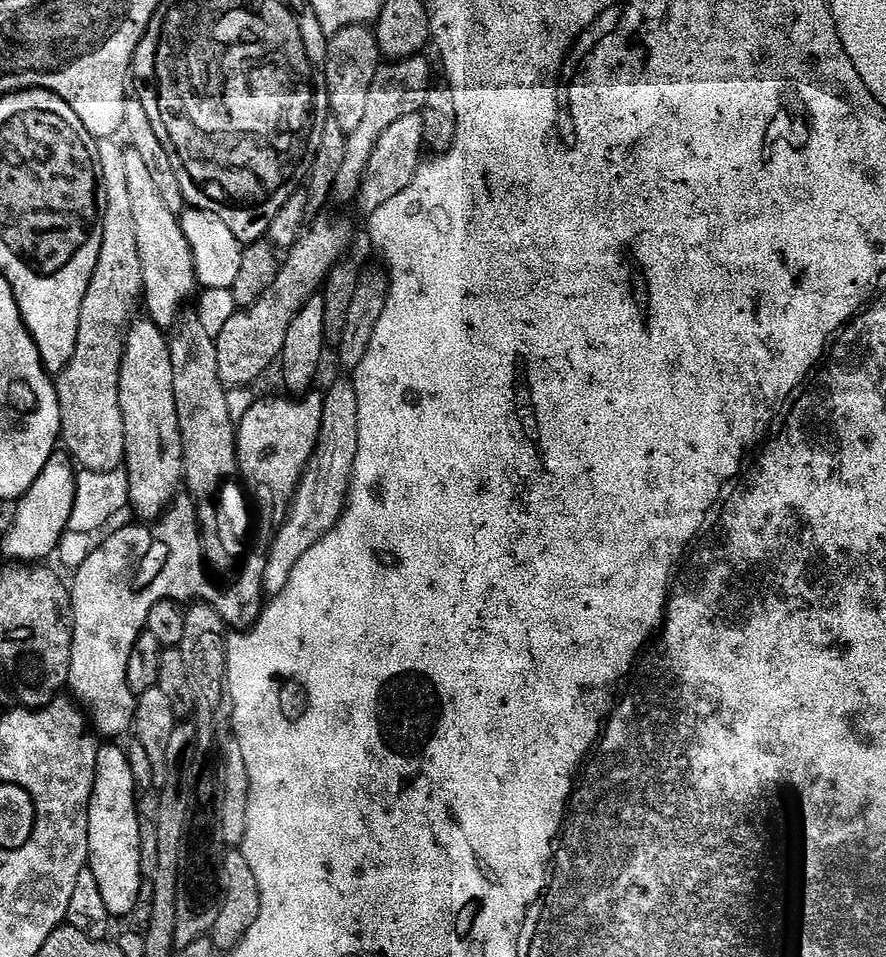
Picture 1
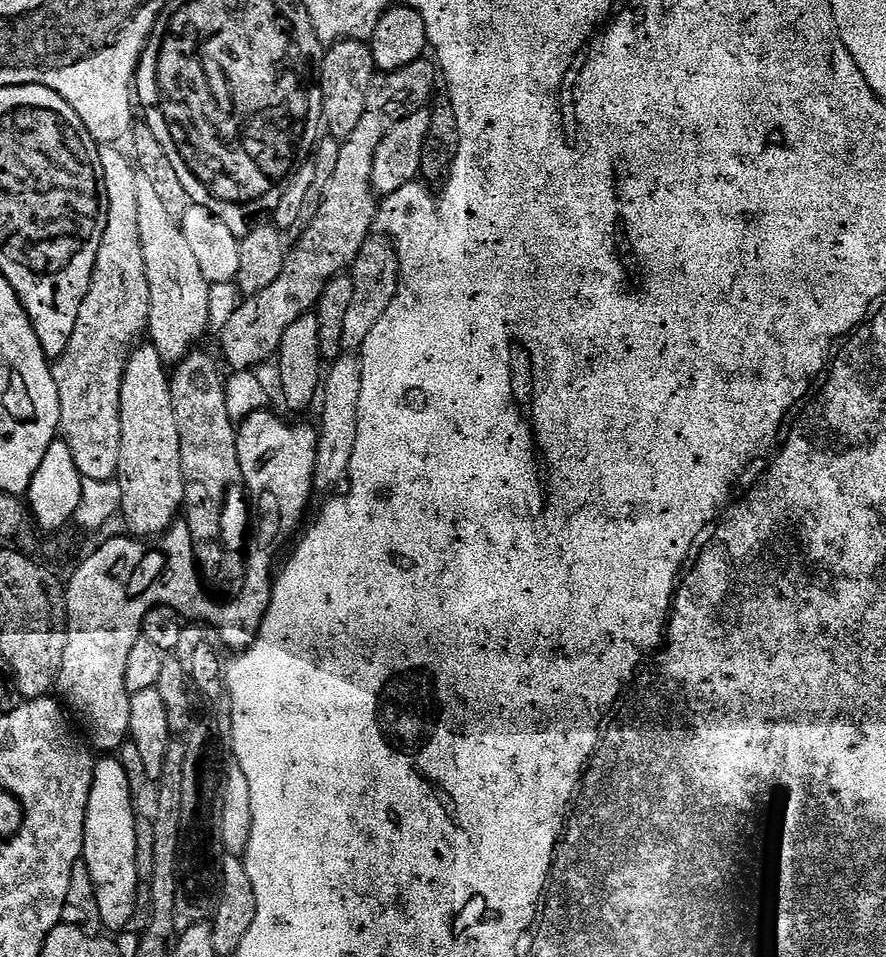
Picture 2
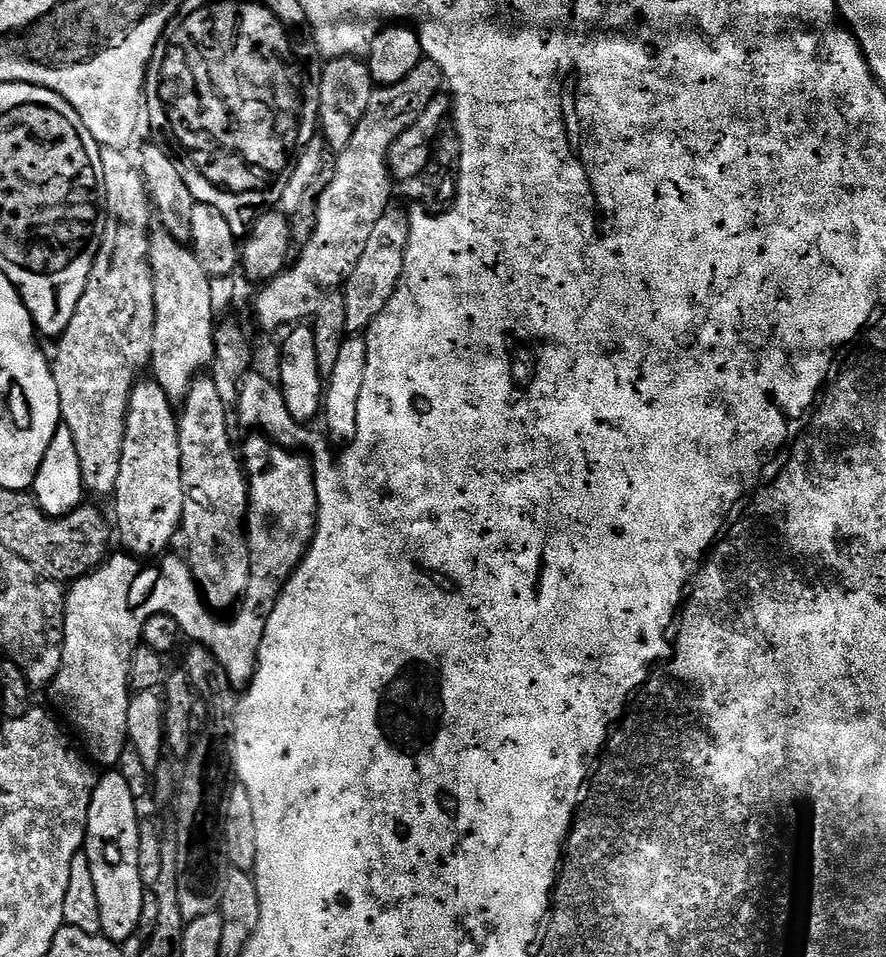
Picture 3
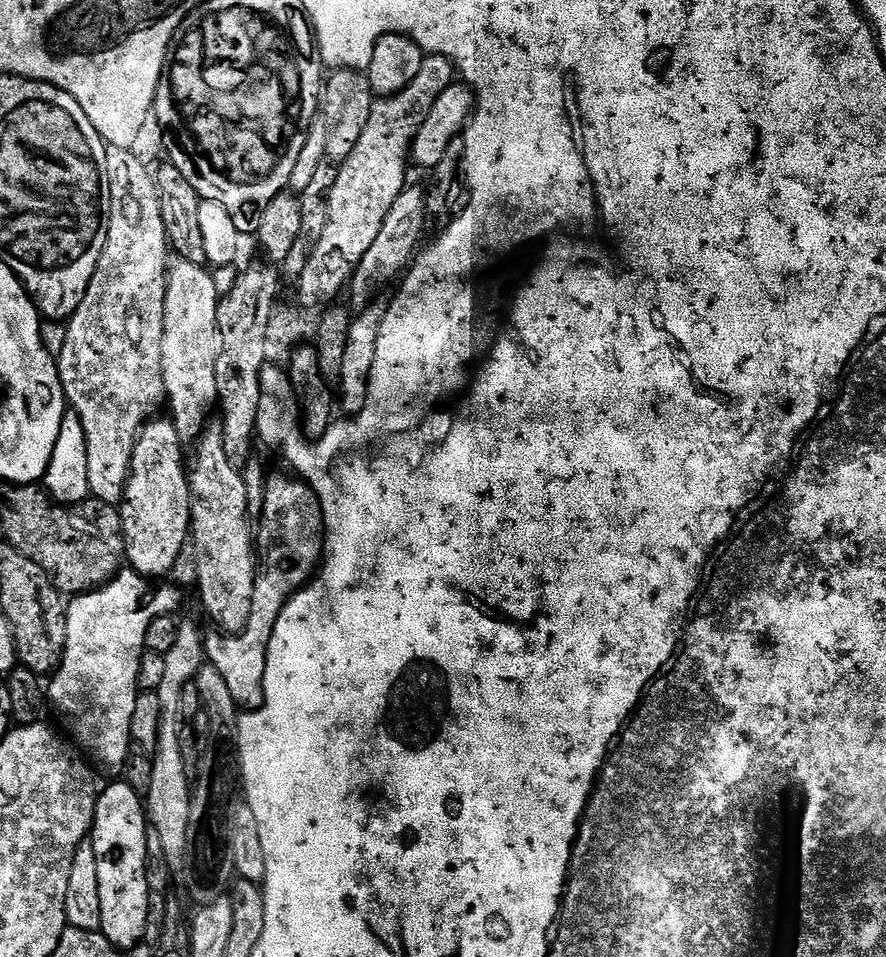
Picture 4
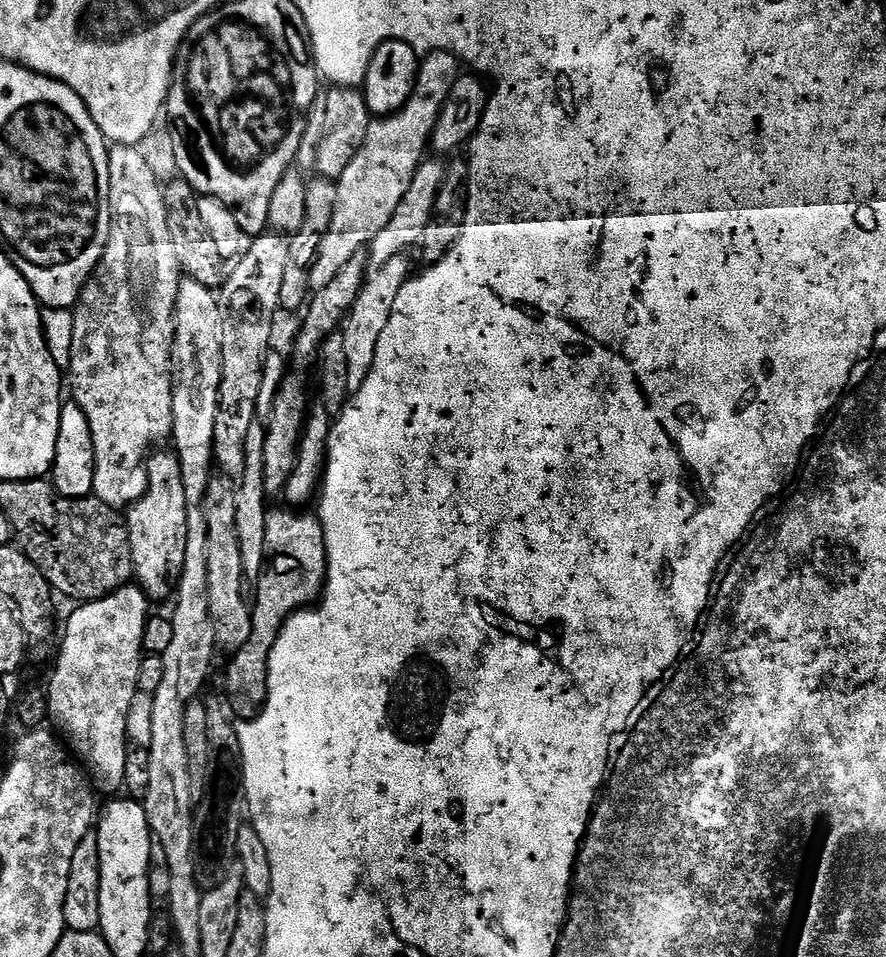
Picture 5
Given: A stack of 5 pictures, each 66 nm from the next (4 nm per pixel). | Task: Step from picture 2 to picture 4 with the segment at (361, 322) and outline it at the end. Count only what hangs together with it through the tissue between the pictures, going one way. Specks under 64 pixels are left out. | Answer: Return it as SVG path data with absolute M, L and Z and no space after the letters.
M405 187L404 192L398 194L398 202L394 202L394 206L390 206L390 214L386 214L386 222L382 222L382 231L378 233L378 238L374 238L370 250L366 250L362 262L358 262L358 266L354 270L350 281L353 304L351 307L353 309L365 309L372 301L375 301L381 295L379 292L396 275L399 277L413 263L414 257L421 247L420 235L424 232L426 192L423 187L412 187Z

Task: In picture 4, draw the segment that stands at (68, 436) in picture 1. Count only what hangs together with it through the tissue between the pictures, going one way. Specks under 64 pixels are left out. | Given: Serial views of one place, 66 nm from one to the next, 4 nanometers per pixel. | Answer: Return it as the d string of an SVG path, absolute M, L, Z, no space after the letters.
M113 144L106 147L106 174L110 178L110 222L106 234L106 246L98 258L98 266L94 270L94 278L90 278L90 286L78 306L78 310L67 321L68 333L64 336L64 345L58 352L58 367L60 381L64 387L64 399L70 405L71 411L82 422L82 430L86 430L86 471L90 477L90 493L95 499L107 504L119 505L124 499L124 488L128 485L128 472L132 469L132 451L136 439L148 423L149 419L157 415L156 407L165 403L164 375L162 374L162 334L164 333L164 307L166 306L166 282L168 281L168 262L170 259L170 245L166 226L162 222L162 206L160 195L156 189L153 173L135 156L132 148L119 148Z

